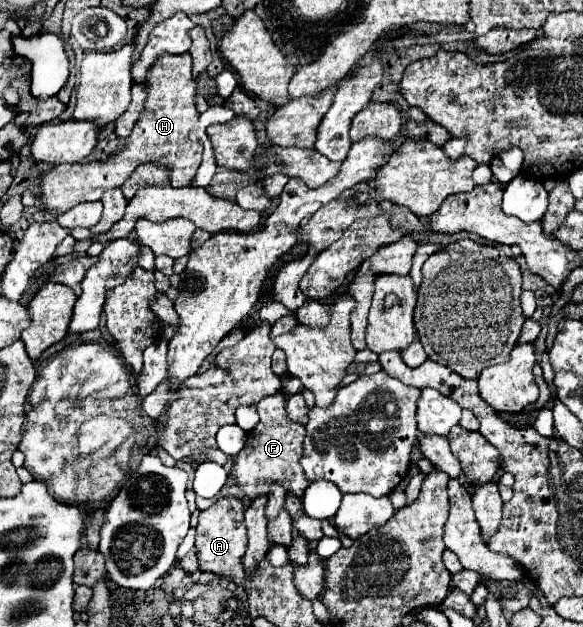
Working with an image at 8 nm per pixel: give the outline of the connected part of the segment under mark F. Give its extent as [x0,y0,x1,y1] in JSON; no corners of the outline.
[230,393,310,501]

